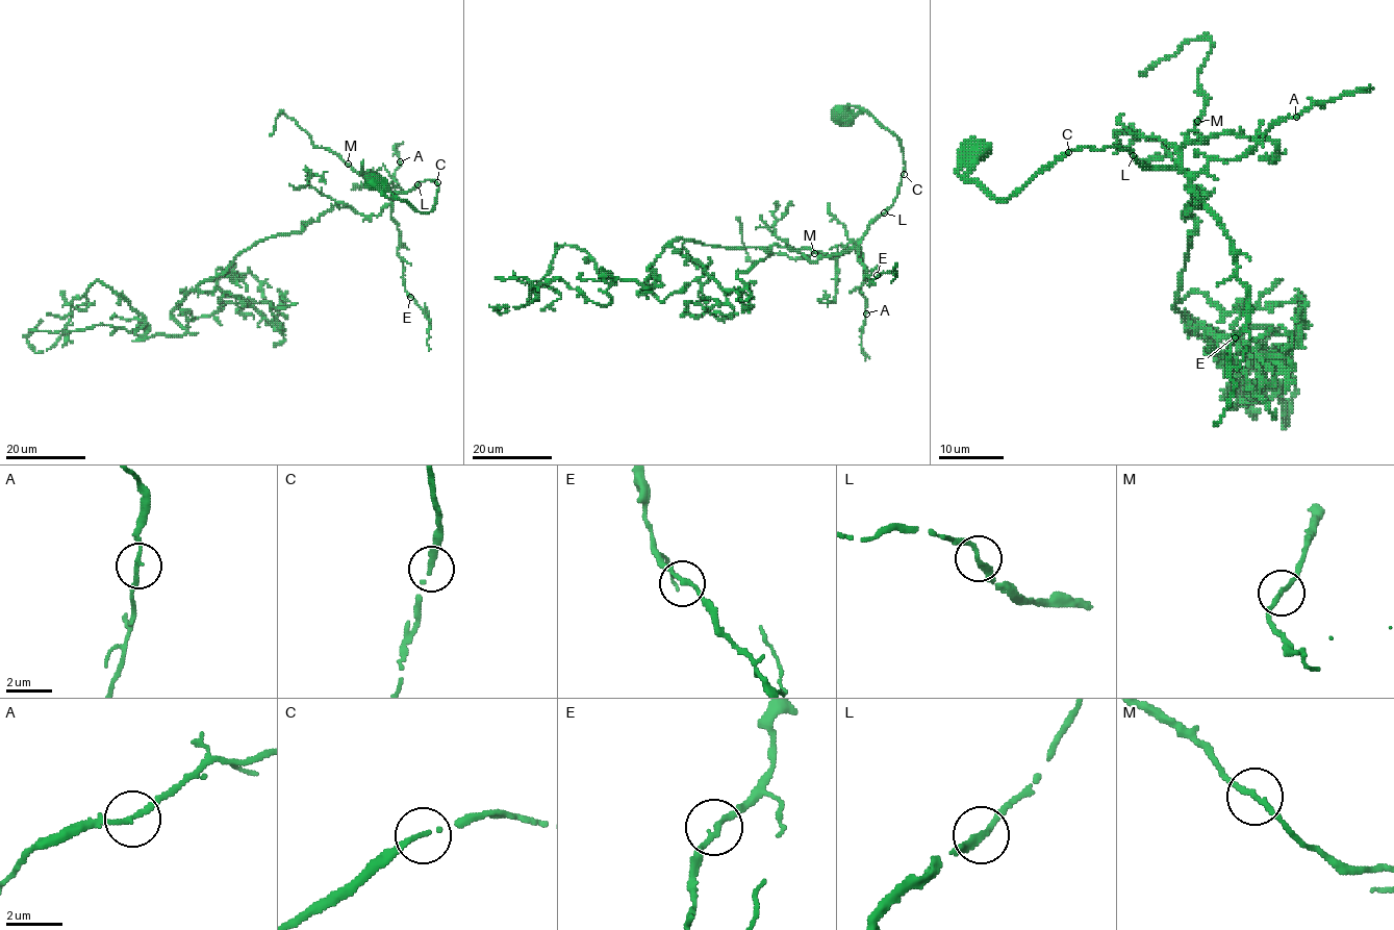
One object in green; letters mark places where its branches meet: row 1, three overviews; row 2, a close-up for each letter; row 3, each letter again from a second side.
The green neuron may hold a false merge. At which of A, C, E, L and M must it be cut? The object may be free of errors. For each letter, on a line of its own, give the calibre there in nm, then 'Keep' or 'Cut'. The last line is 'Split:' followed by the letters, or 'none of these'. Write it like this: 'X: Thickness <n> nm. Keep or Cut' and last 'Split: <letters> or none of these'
A: Thickness 170 nm. Keep
C: Thickness 170 nm. Keep
E: Thickness 170 nm. Keep
L: Thickness 190 nm. Keep
M: Thickness 180 nm. Keep
Split: none of these

